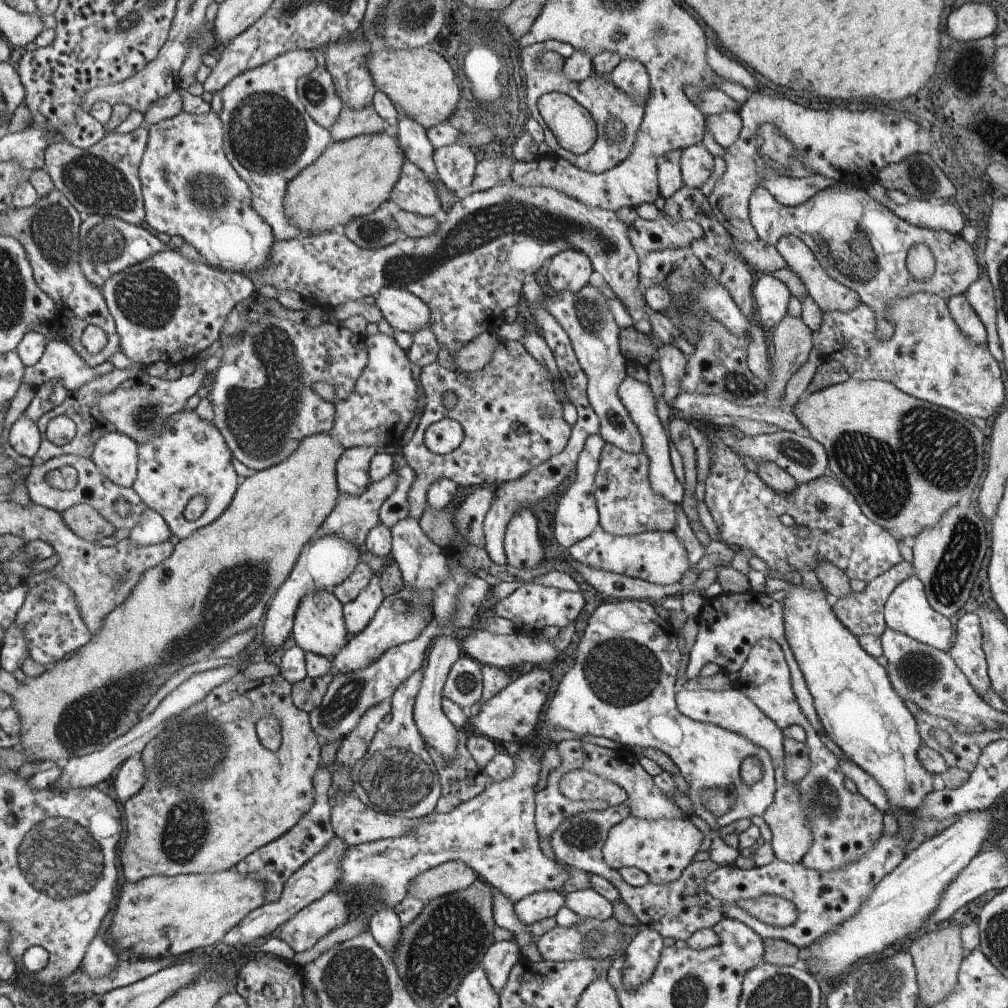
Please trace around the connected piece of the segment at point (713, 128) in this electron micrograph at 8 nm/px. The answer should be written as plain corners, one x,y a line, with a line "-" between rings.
738,111
708,115
705,119
705,130
725,149
738,140
741,128
741,116

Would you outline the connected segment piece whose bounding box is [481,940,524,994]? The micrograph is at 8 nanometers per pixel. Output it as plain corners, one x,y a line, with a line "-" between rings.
498,941
490,946
481,967
498,994
506,984
511,968
520,960
524,960
524,957
516,941

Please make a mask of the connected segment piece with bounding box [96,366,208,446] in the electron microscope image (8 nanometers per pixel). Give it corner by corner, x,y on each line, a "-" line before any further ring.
196,366
192,374
182,375
173,381
146,374
142,379
138,378
120,383
112,394
101,396
97,392
97,405
102,416
113,424
114,430
123,435
129,435
137,442
138,446
141,446
142,443
163,432
170,415
184,409
188,398
196,394
198,389
202,387
202,380
206,377
207,372
202,366

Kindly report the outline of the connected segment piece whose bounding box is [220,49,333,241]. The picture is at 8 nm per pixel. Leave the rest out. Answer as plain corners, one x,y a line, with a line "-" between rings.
294,49
278,55
275,59
265,62
256,69
250,69
239,74
221,90
223,107
220,115
227,132
224,138
225,154
237,169
237,173
252,188
253,209
269,223
277,241
306,235
306,232
302,231
300,227
295,227
290,222
288,215
285,214
285,194
289,182
301,170
312,165
333,143
332,132
314,120
309,111
305,109
305,105
301,102
297,93
297,82
301,77
310,74
317,66
312,52

